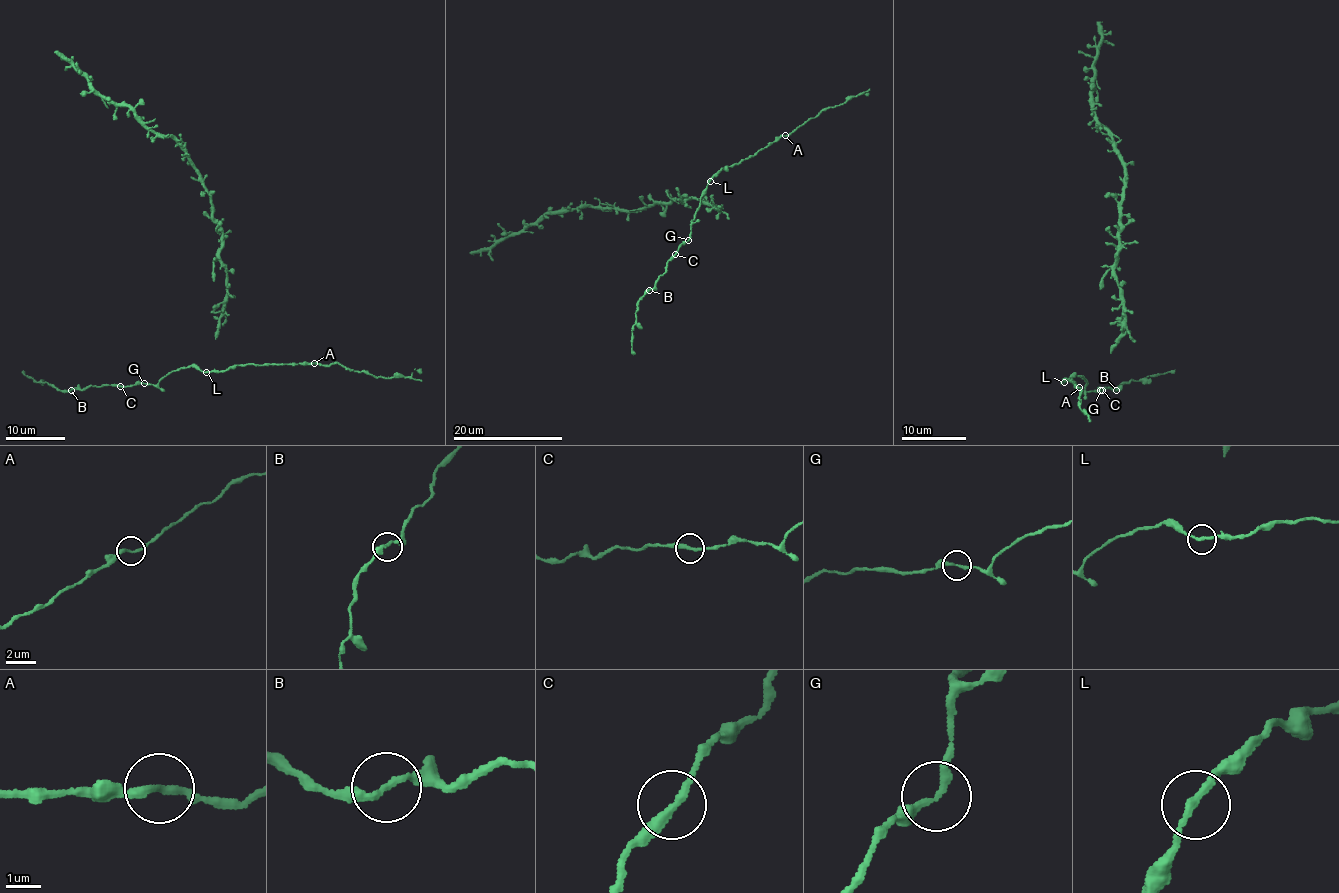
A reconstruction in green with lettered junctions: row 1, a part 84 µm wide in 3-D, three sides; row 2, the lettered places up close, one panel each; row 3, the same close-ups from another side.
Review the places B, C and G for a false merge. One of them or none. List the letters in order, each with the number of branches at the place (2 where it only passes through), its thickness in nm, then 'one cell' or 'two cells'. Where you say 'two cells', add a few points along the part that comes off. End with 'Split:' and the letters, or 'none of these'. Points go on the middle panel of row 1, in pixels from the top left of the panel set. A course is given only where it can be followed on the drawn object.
B: branches 2; calibre 200 nm; one cell
C: branches 2; calibre 260 nm; one cell
G: branches 2; calibre 220 nm; one cell
Split: none of these

